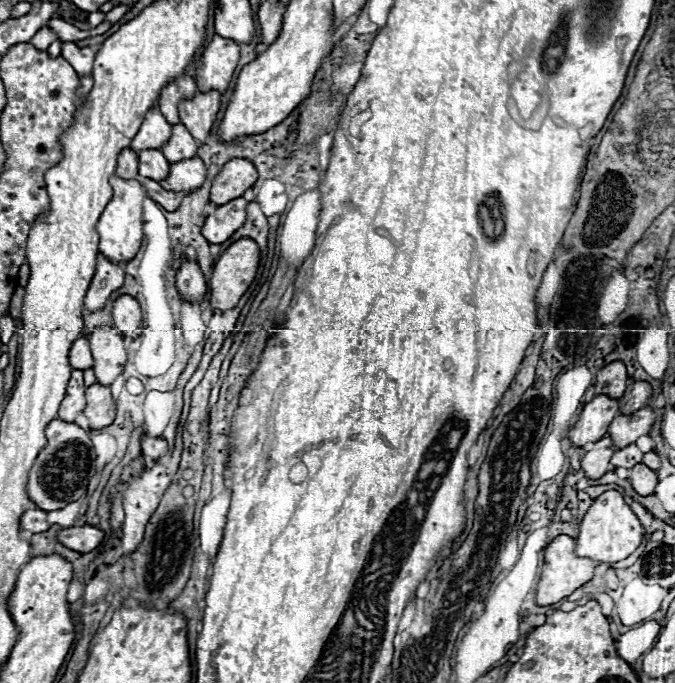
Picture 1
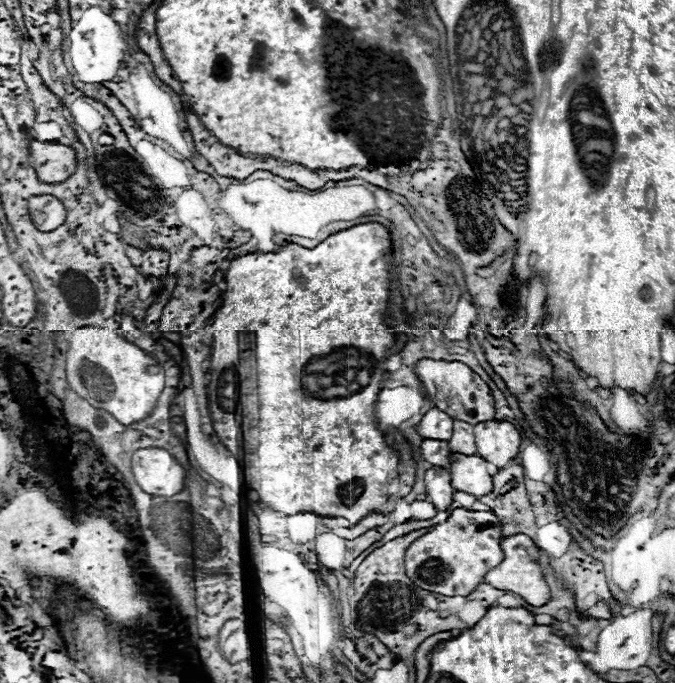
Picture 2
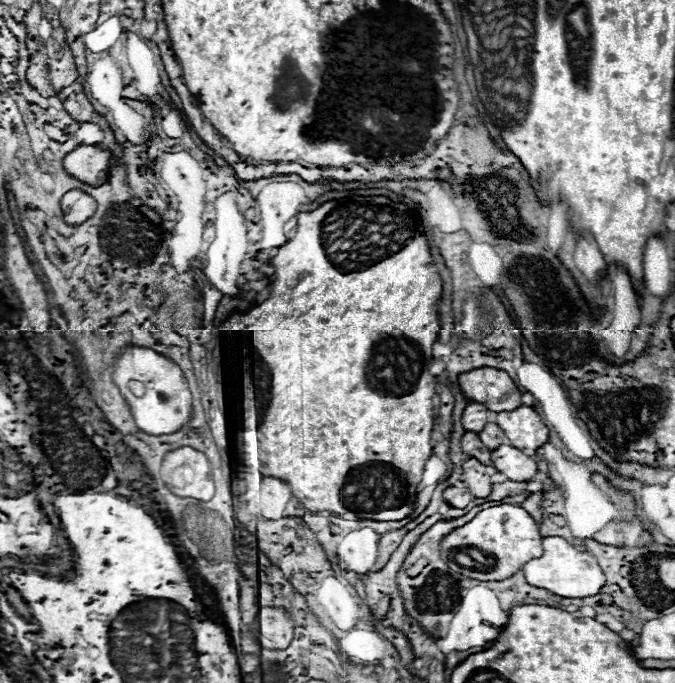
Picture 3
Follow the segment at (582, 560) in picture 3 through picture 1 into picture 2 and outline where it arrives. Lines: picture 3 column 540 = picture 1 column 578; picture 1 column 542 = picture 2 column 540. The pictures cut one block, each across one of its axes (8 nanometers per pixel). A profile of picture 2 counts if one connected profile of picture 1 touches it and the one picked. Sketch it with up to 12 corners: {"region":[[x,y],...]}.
{"region":[[526,534],[502,540],[504,562],[484,580],[532,606],[552,598],[540,550]]}

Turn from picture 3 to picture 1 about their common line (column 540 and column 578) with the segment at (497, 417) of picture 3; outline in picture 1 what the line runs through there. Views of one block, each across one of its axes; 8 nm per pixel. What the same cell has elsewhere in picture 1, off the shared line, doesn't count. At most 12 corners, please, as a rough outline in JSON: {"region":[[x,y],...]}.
{"region":[[600,394],[584,406],[568,438],[598,442],[620,414],[618,400]]}

